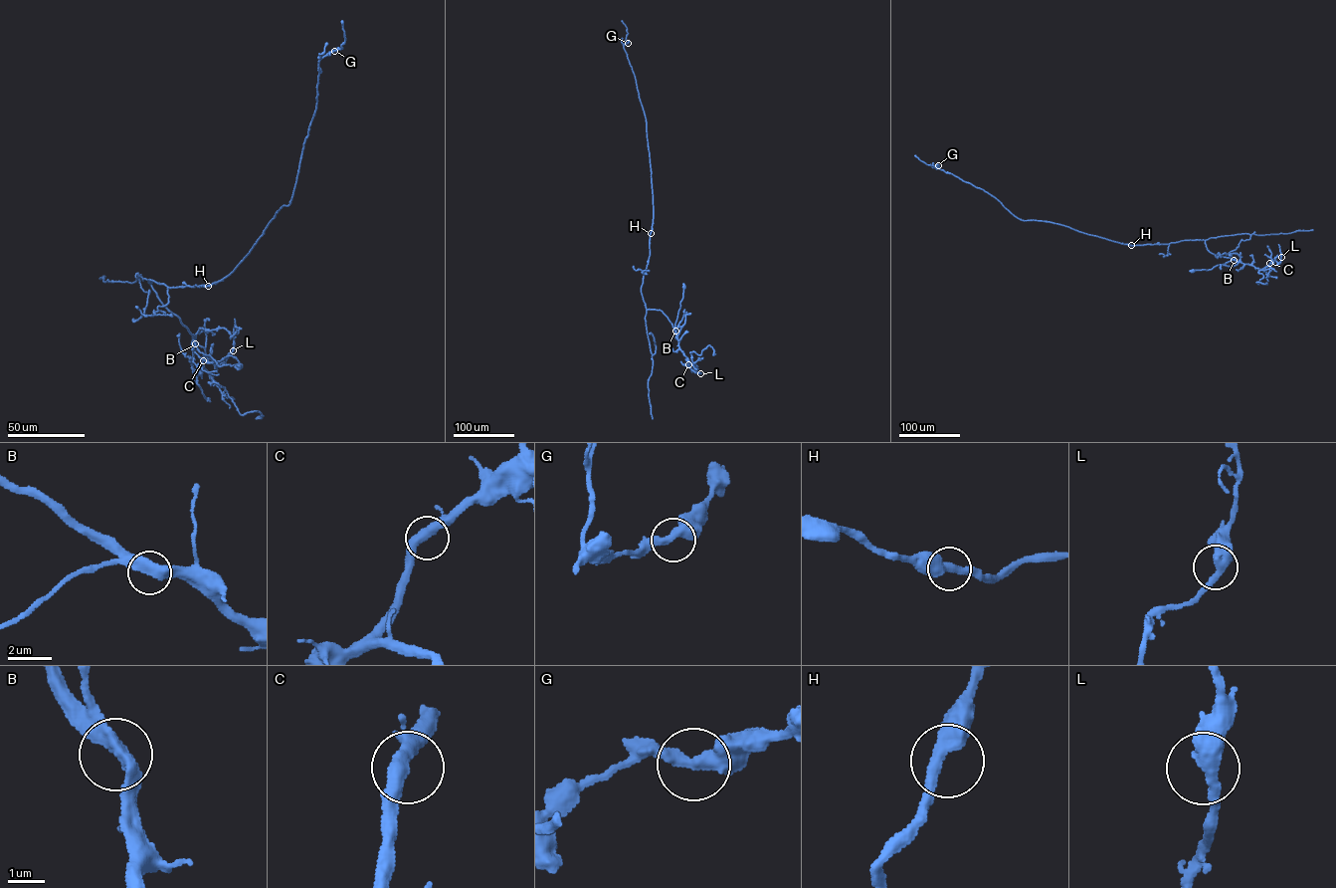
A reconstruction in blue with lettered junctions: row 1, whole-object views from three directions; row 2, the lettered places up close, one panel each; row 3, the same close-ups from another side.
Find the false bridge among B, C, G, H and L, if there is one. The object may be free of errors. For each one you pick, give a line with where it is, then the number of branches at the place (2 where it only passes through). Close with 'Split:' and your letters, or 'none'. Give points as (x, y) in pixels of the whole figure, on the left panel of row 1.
Split: none

